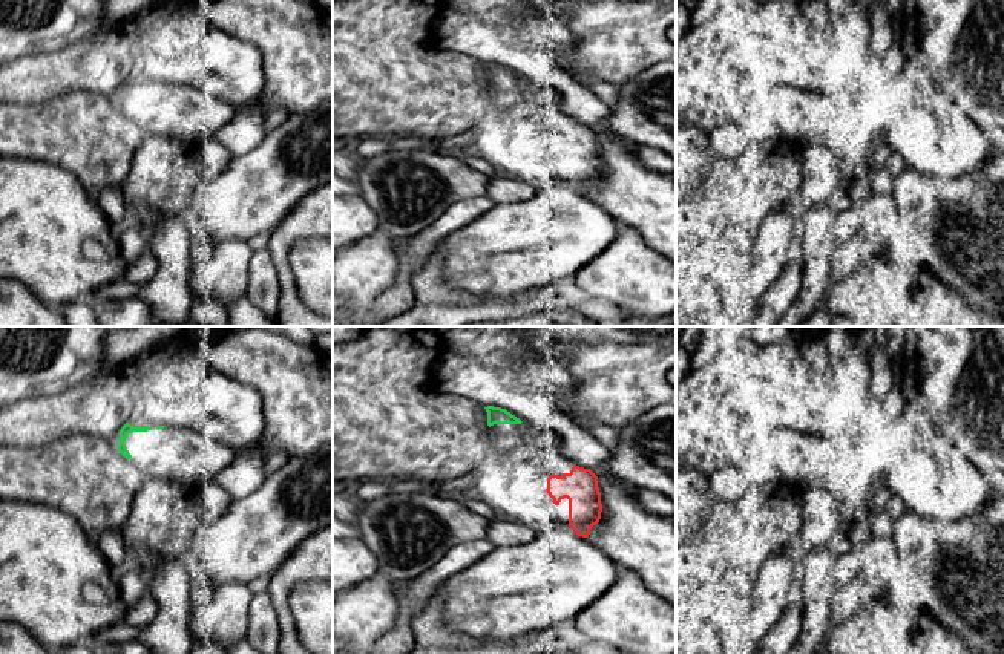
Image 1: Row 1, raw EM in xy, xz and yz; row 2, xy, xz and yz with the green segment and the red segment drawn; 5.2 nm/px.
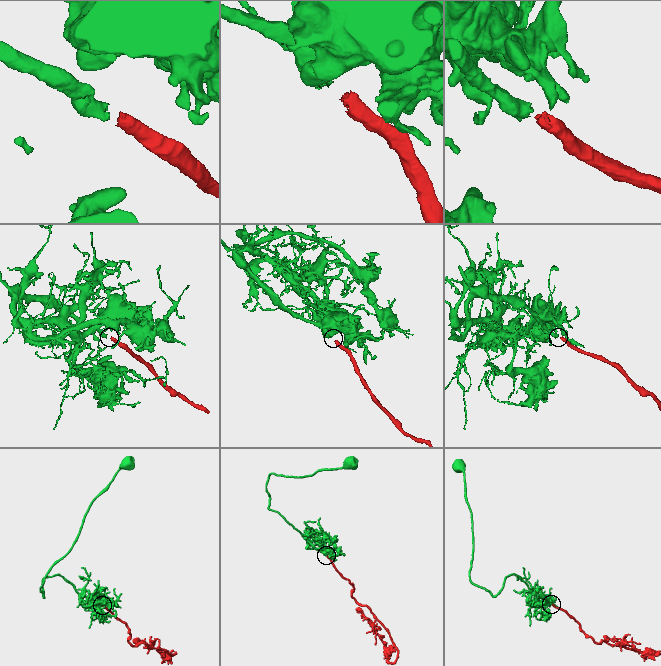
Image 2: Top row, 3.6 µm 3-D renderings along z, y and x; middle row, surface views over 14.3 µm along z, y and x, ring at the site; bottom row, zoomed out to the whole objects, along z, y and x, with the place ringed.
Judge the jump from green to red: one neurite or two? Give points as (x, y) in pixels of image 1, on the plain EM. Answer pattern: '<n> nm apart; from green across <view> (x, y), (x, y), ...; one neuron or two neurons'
320 nm apart; from green across xz (520, 80), (551, 132); one neuron

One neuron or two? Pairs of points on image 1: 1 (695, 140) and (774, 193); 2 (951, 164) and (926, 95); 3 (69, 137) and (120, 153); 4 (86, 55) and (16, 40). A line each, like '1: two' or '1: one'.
1: two
2: one
3: one
4: two

